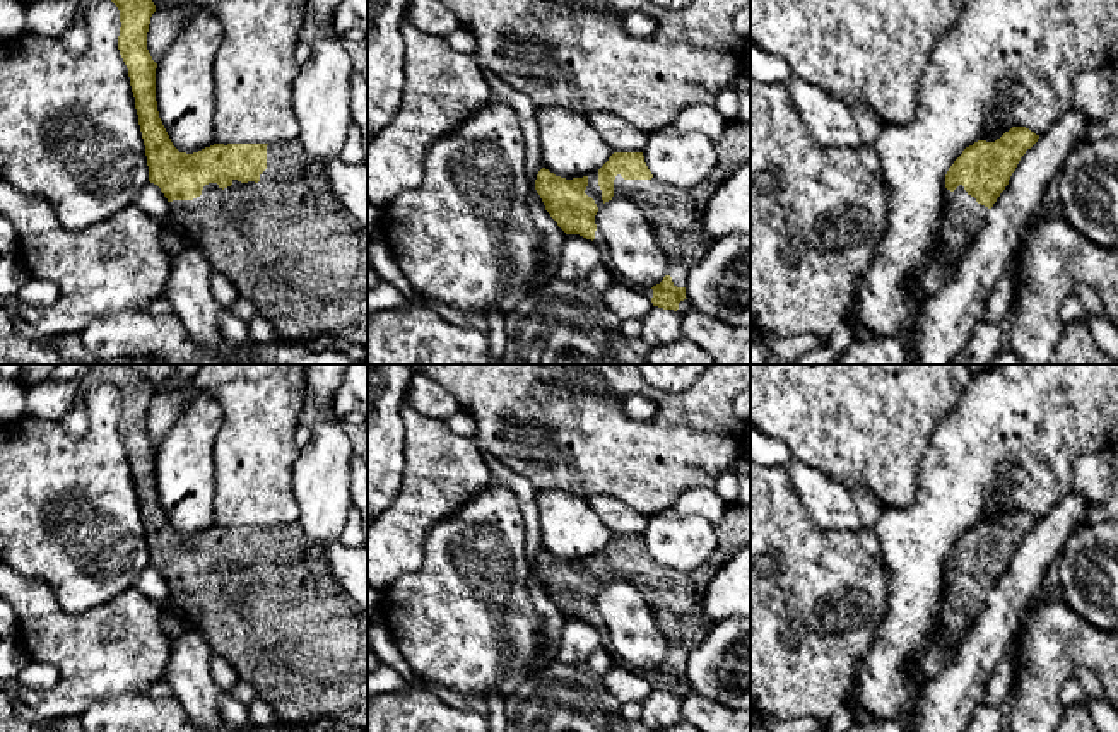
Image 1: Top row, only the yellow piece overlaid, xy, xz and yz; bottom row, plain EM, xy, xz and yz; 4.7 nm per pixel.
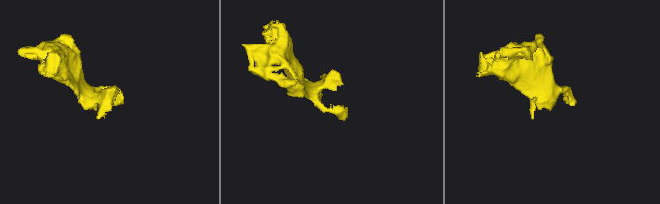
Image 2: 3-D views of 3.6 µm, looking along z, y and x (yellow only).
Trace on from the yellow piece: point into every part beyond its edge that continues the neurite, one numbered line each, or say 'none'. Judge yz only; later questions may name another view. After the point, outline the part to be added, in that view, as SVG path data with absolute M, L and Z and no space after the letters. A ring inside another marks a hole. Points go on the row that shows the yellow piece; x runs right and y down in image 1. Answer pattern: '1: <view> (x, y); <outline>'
1: yz (963, 218); M962 185L954 192L945 188L944 217L940 224L942 260L956 265L973 238L986 222L988 207L976 202Z

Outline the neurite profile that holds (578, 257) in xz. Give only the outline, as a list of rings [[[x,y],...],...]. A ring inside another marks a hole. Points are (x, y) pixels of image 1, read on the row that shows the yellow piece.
[[[566,234],[556,279],[578,284],[586,280],[600,263],[603,263],[602,251],[591,239],[580,234]]]

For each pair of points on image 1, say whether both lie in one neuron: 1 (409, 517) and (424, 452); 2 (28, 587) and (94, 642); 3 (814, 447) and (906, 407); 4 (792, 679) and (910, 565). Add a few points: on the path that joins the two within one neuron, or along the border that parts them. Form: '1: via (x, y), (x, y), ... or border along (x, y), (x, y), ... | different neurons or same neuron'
1: via (421, 501), (424, 498), (424, 467) | same neuron
2: via (40, 604), (77, 642) | same neuron
3: via (836, 425), (853, 407), (884, 407) | same neuron
4: border along (884, 565), (886, 613), (877, 626) | different neurons

